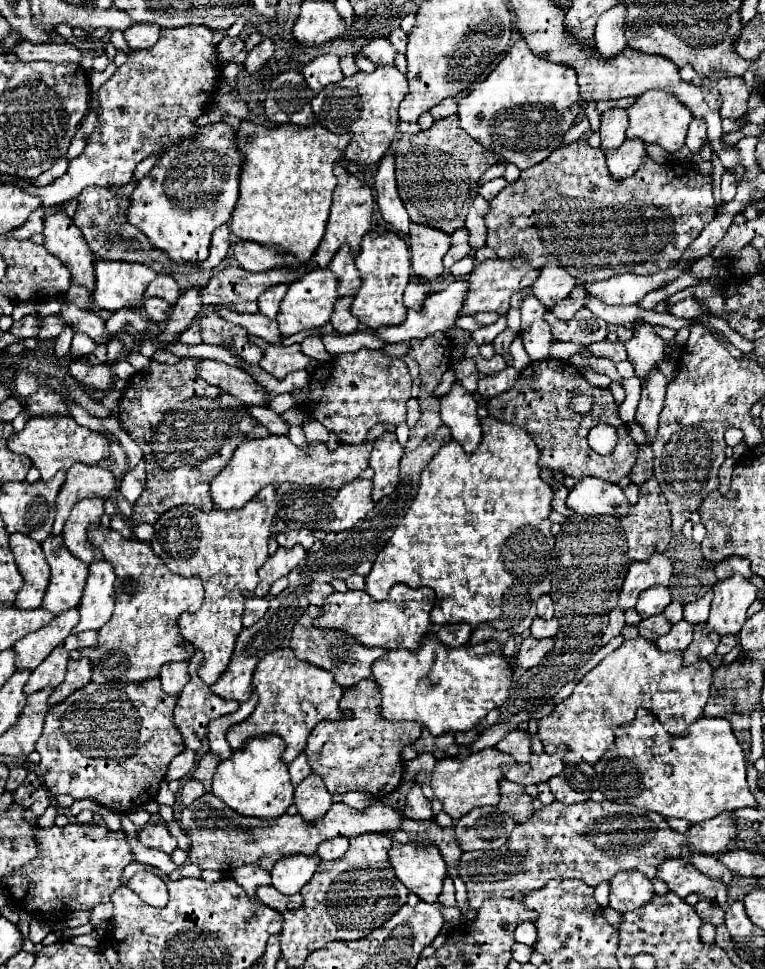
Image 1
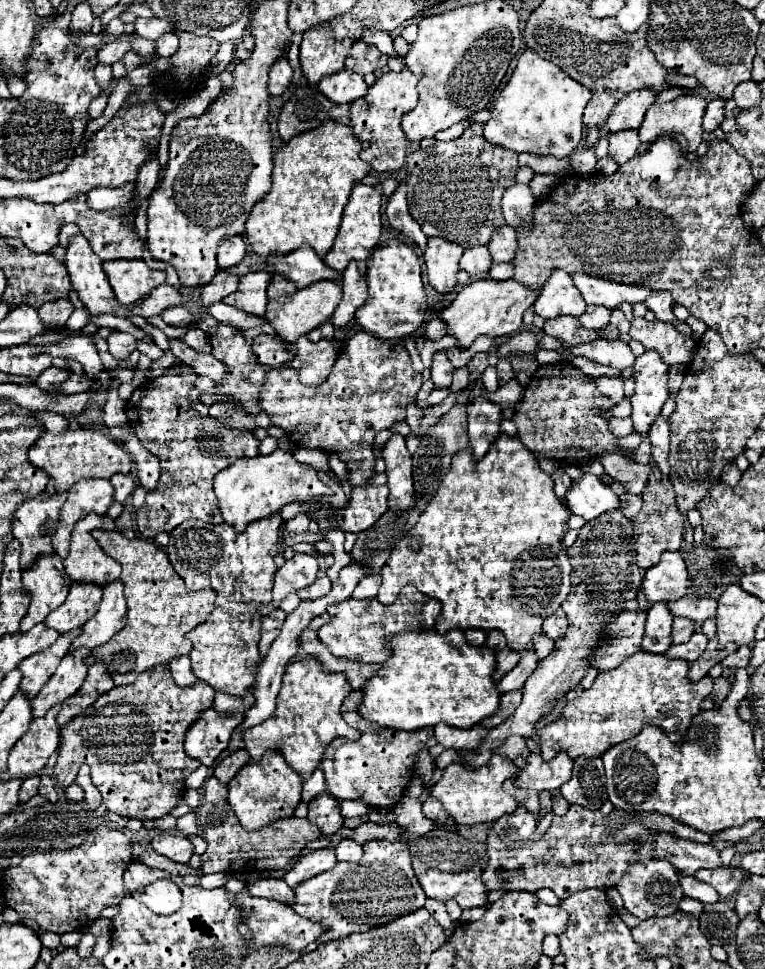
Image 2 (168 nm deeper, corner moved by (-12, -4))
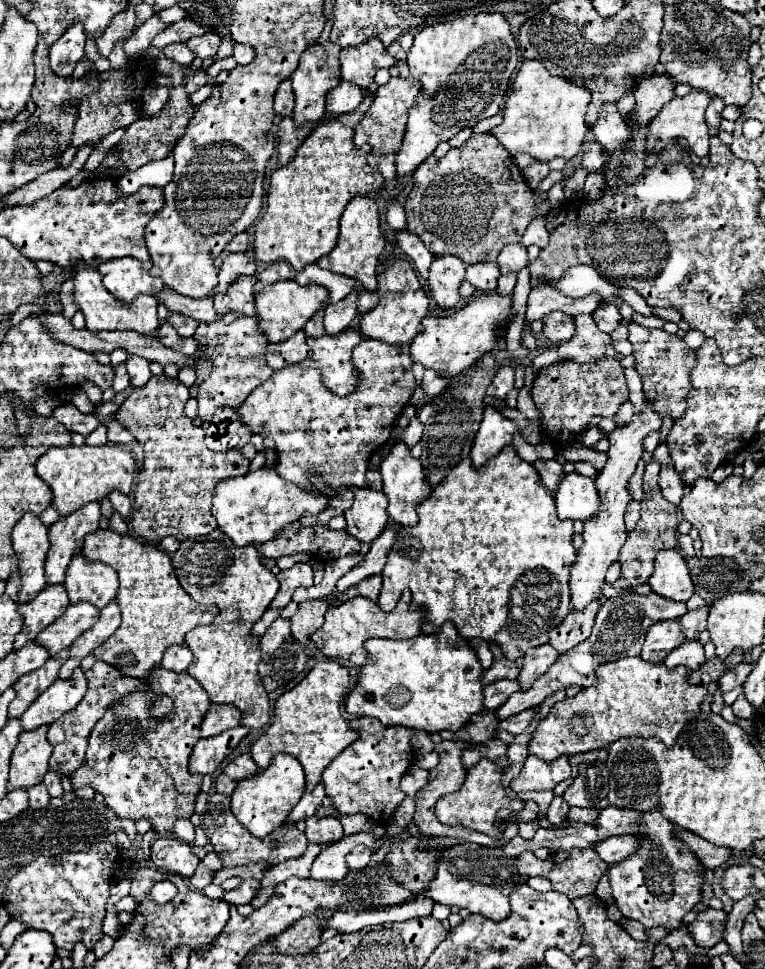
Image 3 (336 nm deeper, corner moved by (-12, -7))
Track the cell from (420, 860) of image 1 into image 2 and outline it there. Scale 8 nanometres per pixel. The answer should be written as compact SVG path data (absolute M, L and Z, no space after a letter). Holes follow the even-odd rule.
M483 861L479 863L481 867L471 867L467 871L441 871L441 869L429 869L425 865L425 873L419 873L419 885L423 887L425 895L437 901L447 901L447 899L455 899L459 903L461 909L469 909L469 907L483 907L487 901L487 889L481 885L481 869L483 869Z

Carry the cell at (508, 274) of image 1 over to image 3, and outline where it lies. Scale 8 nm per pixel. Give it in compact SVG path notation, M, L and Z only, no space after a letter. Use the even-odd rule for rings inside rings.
M485 294L469 302L463 310L445 318L423 318L423 334L411 342L411 358L423 368L435 370L439 376L457 376L461 370L477 362L485 352L493 350L499 340L499 326L511 320L511 296Z

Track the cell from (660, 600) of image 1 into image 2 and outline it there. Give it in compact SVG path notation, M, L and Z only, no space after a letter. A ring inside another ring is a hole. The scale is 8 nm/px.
M655 603L647 611L647 627L641 649L649 653L665 653L671 645L673 615L667 611L667 603Z

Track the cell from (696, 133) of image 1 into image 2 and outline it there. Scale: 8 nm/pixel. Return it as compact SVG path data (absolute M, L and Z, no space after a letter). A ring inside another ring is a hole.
M717 99L717 101L711 101L707 105L707 111L705 111L705 117L703 117L703 131L705 133L713 133L721 121L723 121L723 101Z

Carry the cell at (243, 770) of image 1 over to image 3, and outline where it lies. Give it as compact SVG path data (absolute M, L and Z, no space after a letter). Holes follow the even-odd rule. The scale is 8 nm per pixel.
M277 754L271 766L247 780L241 780L231 796L231 810L239 818L239 822L257 838L271 834L277 826L285 822L291 808L299 802L305 792L305 774L303 766L287 754Z

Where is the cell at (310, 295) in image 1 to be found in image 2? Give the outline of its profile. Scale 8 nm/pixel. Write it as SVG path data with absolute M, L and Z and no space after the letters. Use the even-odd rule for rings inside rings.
M319 281L319 283L313 283L313 285L307 287L307 289L299 289L295 295L269 301L265 319L271 323L271 327L273 327L287 343L295 343L299 337L307 335L307 333L313 331L315 327L319 327L319 325L323 325L323 323L329 323L335 307L337 307L339 301L341 301L341 297L343 297L341 283L337 283L337 281Z

